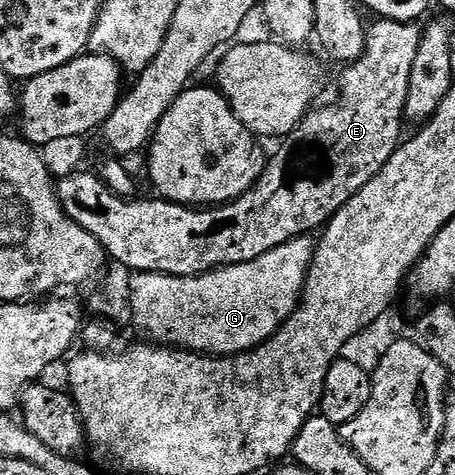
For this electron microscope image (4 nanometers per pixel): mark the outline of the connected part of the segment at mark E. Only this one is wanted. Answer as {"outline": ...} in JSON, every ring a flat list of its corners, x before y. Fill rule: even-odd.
{"outline":[[375,19,366,29,366,49,360,59,354,63,347,63,341,70,342,72,342,97,339,98,338,104,330,104,327,108,315,107,307,112,306,117,298,124,297,128,290,133,288,140,290,145,275,158,269,161,268,167,258,177,258,181,250,187,245,194,229,200,226,204,215,204,213,206,191,206,189,204,175,204,172,200,165,198,153,198,154,200,142,200,143,198,127,198,118,196,109,186,107,186,101,175,85,170,77,170,59,179,56,189,59,198,59,204,63,207,68,218,74,223,78,223,81,227,96,237,102,243,102,248,106,251,107,257,115,264,123,264,130,268,132,273,136,272,155,272,156,274,164,274,165,276,200,276,204,272,213,272,215,268,227,268,228,266,236,266,244,262,252,262,256,258,260,258,260,254,268,254,268,250,276,250,276,246,284,246,284,242,294,240,297,236,317,233,319,230,325,229,326,225,337,212,344,207,350,199,360,190,364,190,364,186,368,186,368,182,372,182,372,178,376,178,376,174,380,174,380,170,384,170,384,166,388,162,388,158,392,158,392,154,397,150,399,144,404,139,402,133,402,120,407,119,406,103,408,102,408,82,412,82,412,66,416,63,416,50,420,50,420,42,422,41,423,29,417,23,407,22,405,20,383,20]]}

